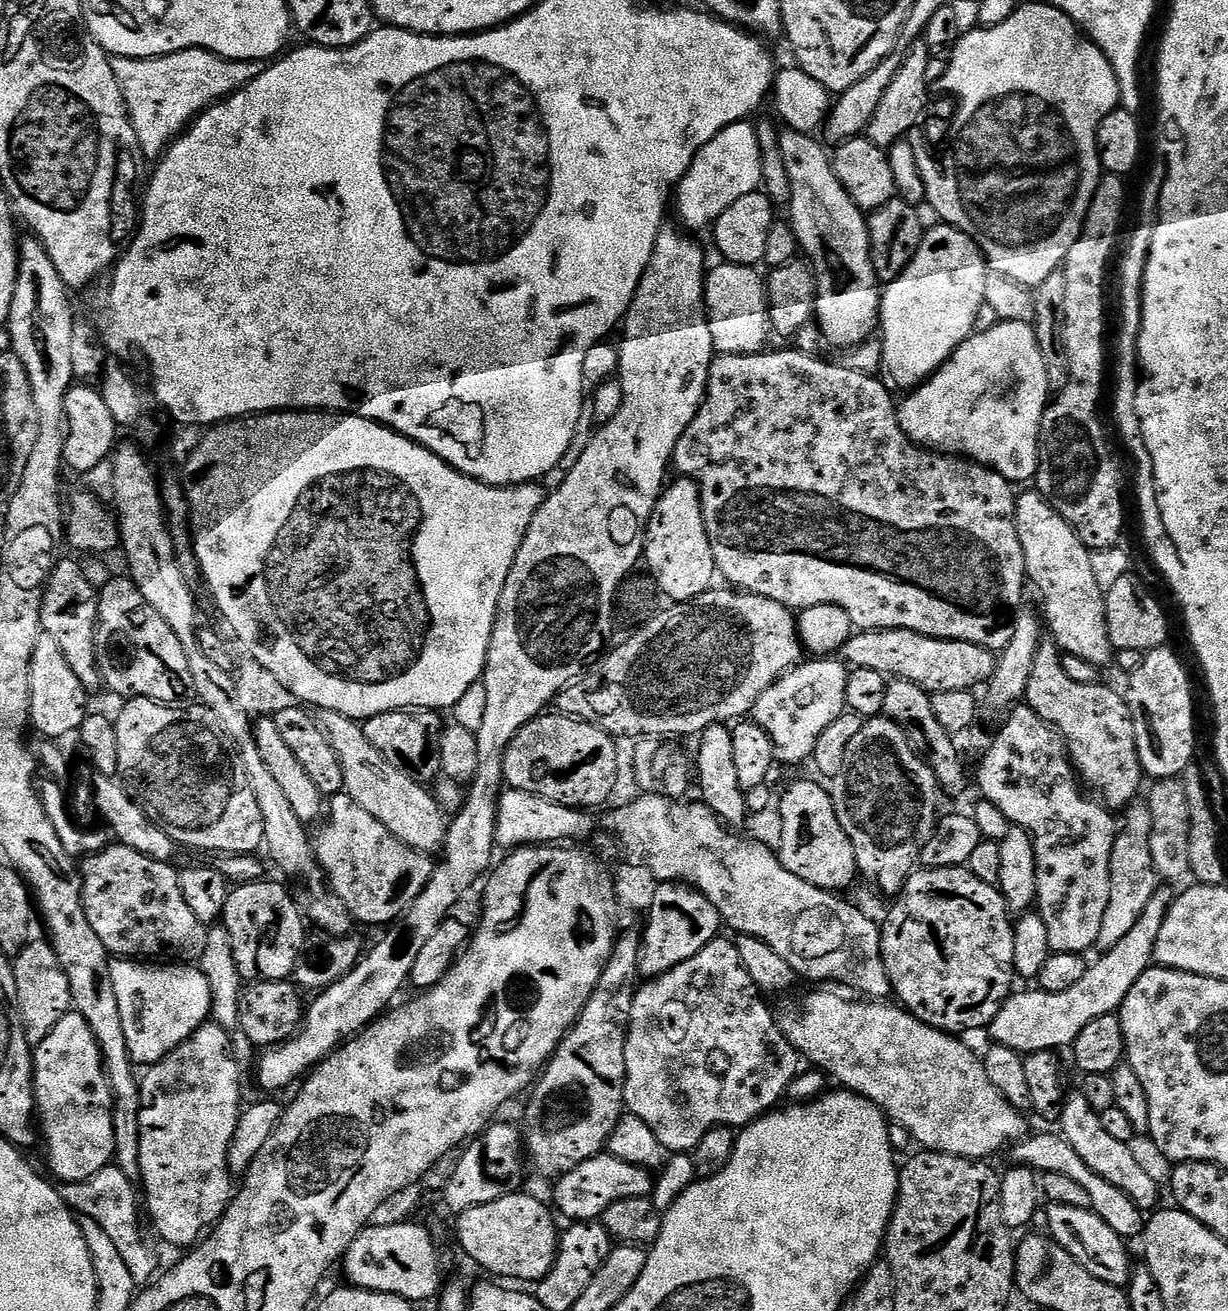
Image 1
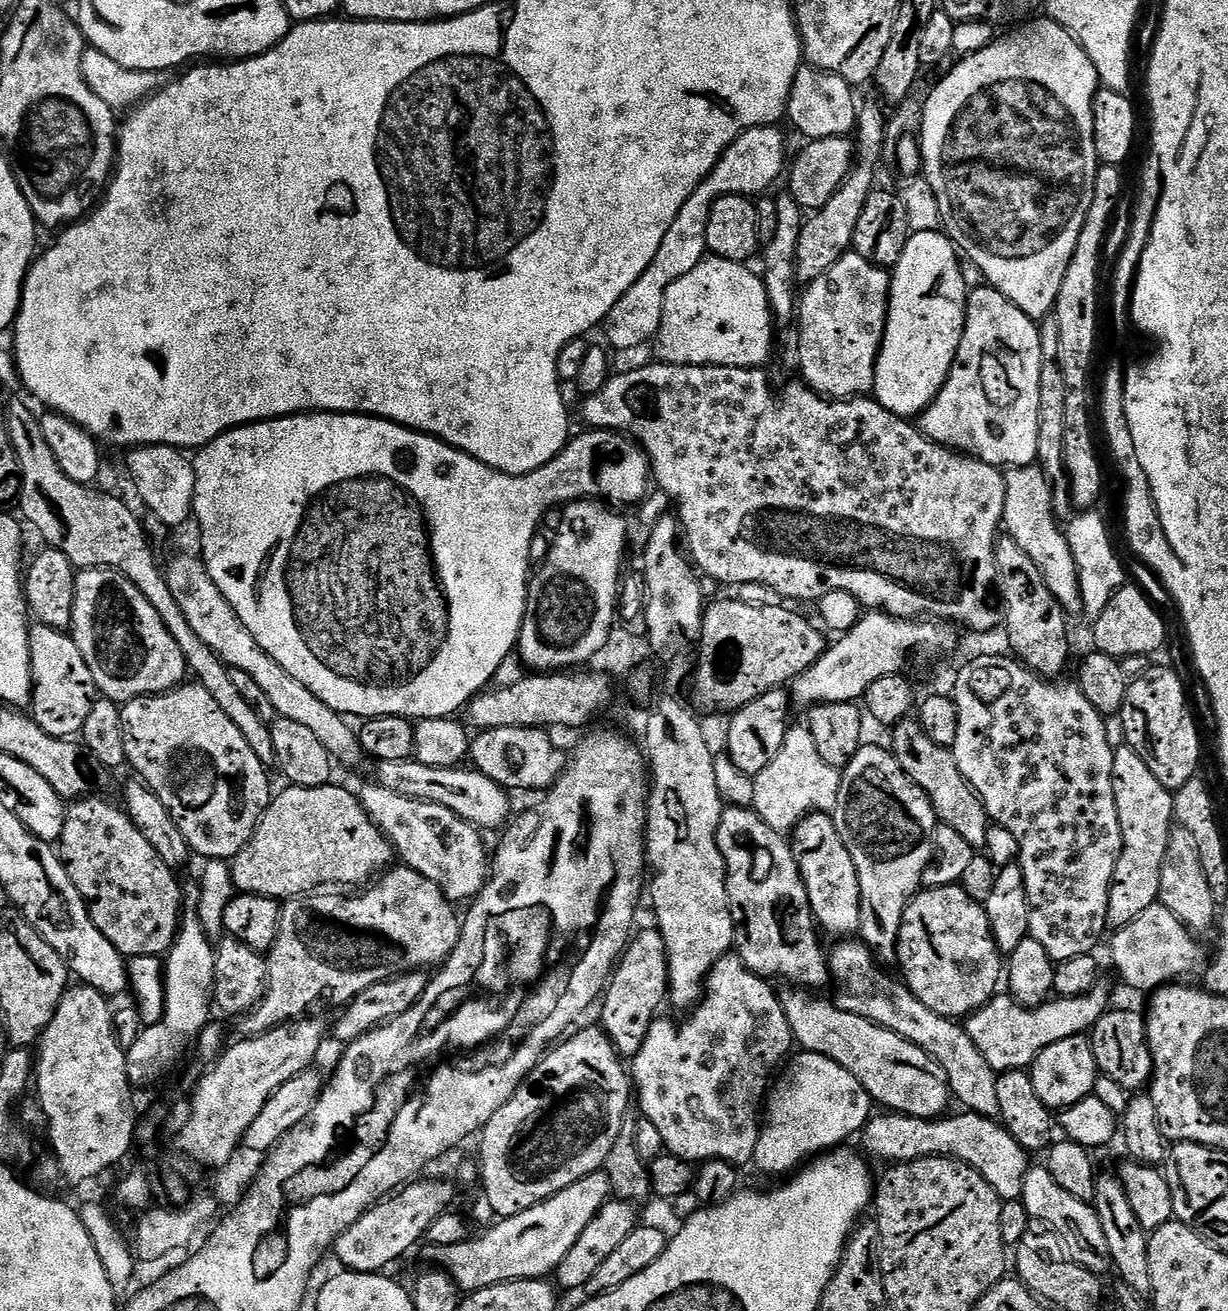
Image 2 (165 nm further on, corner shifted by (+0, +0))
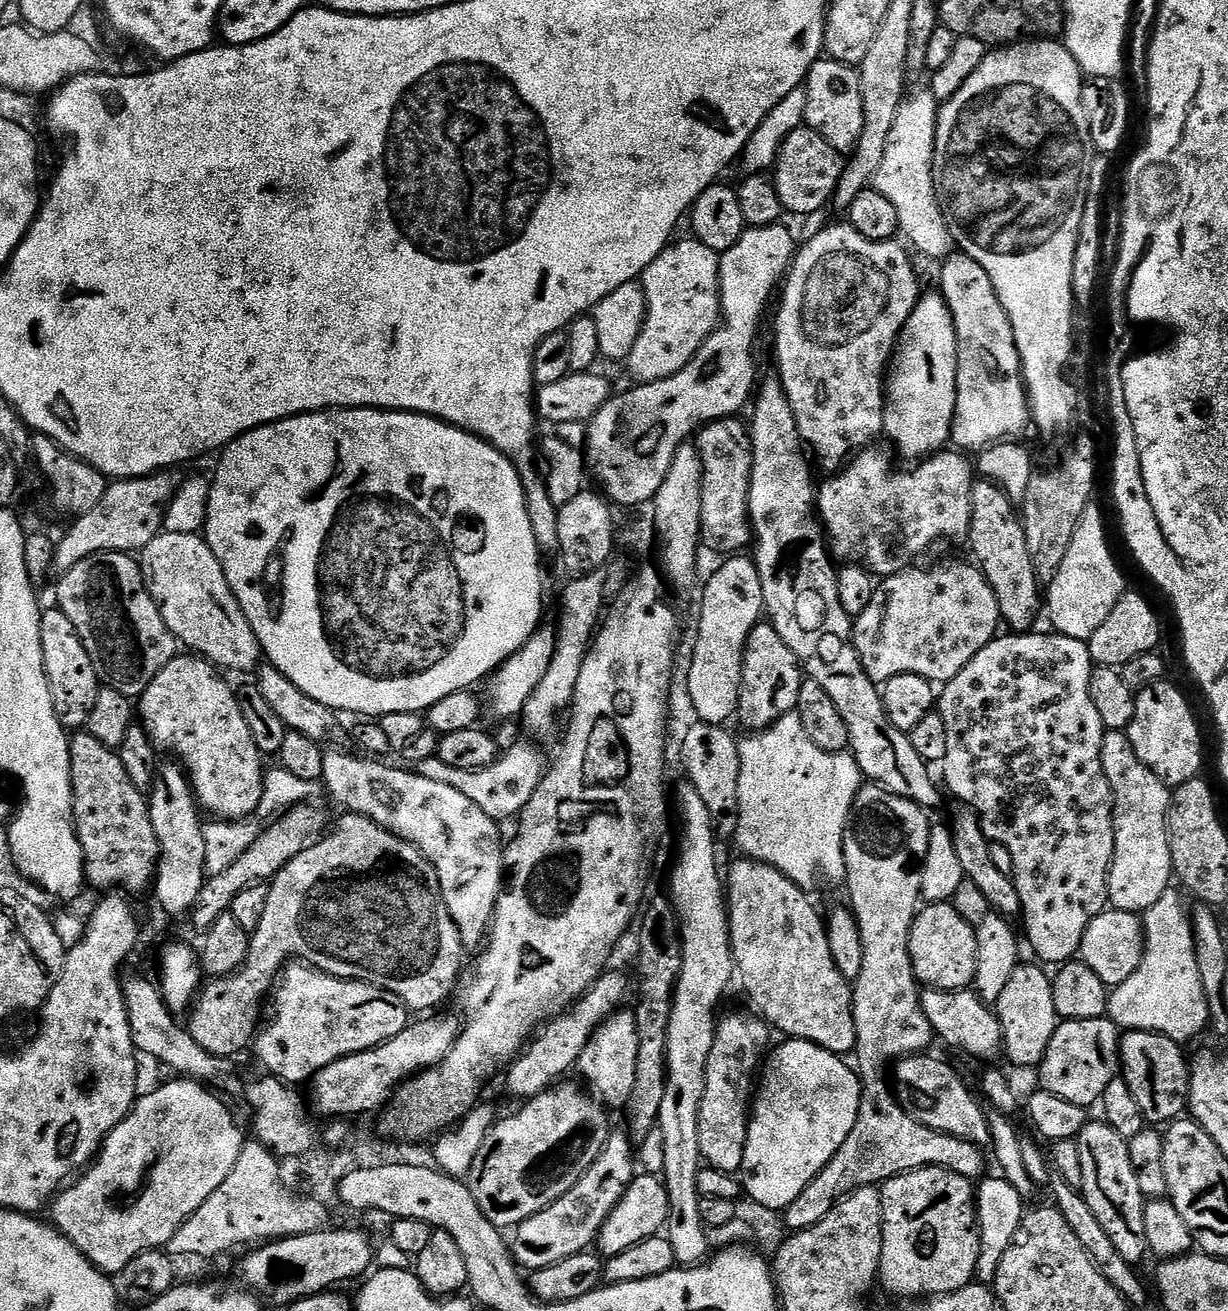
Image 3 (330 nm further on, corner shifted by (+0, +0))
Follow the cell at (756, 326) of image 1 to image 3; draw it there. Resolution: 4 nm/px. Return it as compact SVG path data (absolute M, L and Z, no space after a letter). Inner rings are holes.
M687 239L669 243L643 274L648 312L644 316L642 334L638 334L638 342L634 342L634 350L626 361L633 381L649 384L678 374L721 323L720 256L700 240Z

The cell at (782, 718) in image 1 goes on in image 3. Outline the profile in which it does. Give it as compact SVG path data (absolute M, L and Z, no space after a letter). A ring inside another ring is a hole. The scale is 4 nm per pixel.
M967 559L965 560L940 560L937 564L930 565L929 568L920 568L921 566L905 568L898 574L883 577L875 585L870 606L866 610L862 610L860 616L855 617L852 625L852 641L856 647L856 652L860 655L860 661L866 674L877 686L882 686L890 678L898 678L898 674L918 674L922 678L931 680L933 685L943 686L963 670L966 662L970 662L970 658L974 658L974 654L978 654L978 650L982 650L982 646L986 646L991 640L996 639L1002 628L998 598L994 598L994 590L990 586L990 582L986 582L986 578L979 568L973 566Z

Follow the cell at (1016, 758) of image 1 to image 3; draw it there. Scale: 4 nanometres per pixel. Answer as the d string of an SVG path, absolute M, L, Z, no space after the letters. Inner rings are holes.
M1037 630L1027 634L997 635L991 640L953 680L943 685L938 696L938 711L942 722L946 722L946 758L942 762L944 768L943 787L957 796L959 803L969 808L980 820L986 838L993 844L1001 844L1010 850L1010 858L1014 858L1012 880L1016 883L1020 899L1020 916L1024 920L1022 936L1032 947L1037 961L1045 965L1059 966L1068 963L1079 953L1082 938L1086 934L1086 926L1098 918L1108 907L1108 871L1114 858L1114 822L1112 821L1112 791L1110 782L1106 782L1106 774L1102 770L1102 742L1106 731L1103 720L1090 696L1090 684L1094 665L1090 658L1087 643L1078 638L1070 638L1059 634L1043 636Z

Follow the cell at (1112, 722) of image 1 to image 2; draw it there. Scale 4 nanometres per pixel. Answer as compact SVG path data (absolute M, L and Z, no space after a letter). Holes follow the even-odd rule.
M1001 535L996 541L996 586L1002 601L1002 625L1009 632L1011 655L1020 663L1025 664L1030 671L1037 672L1045 678L1059 677L1059 672L1068 664L1068 623L1070 617L1064 607L1050 594L1050 586L1042 578L1038 566L1007 536Z

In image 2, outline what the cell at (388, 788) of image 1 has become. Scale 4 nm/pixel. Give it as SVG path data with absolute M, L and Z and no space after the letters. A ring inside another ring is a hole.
M181 554L174 557L176 558L166 566L165 576L171 593L186 615L186 622L190 622L190 627L194 629L194 634L198 634L198 638L202 638L202 642L206 642L206 646L210 646L210 650L214 650L229 669L237 668L250 674L270 700L276 716L290 718L309 728L321 740L322 746L326 746L337 765L345 764L352 768L360 759L365 759L366 753L360 747L357 729L351 728L348 725L351 723L345 717L326 706L326 702L322 702L318 694L306 690L306 686L302 686L298 678L290 678L290 674L286 674L286 670L282 670L282 666L278 666L278 662L274 662L274 658L270 658L270 654L266 654L266 650L262 650L262 646L254 642L254 634L250 634L250 630L242 626L238 614L234 614L234 606L230 606L222 590L214 586L203 559Z

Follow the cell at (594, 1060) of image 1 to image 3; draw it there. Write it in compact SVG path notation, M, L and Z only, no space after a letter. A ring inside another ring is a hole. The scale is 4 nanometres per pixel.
M568 1082L557 1083L542 1094L521 1103L524 1105L513 1116L508 1116L505 1120L504 1117L497 1119L486 1134L482 1146L478 1146L478 1154L474 1154L466 1183L470 1194L474 1194L474 1202L478 1202L478 1210L482 1210L482 1214L486 1214L486 1218L490 1218L496 1228L515 1229L516 1225L558 1202L558 1198L569 1192L582 1178L582 1174L590 1170L590 1166L606 1146L610 1135L609 1109L579 1083L564 1083Z

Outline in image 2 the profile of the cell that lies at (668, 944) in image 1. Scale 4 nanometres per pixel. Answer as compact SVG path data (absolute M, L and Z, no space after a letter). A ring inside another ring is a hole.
M652 926L645 932L639 932L631 937L624 949L599 1005L599 1023L624 1058L634 1057L638 1050L642 1050L642 1042L646 1042L646 1034L658 1018L659 1012L656 1011L668 1000L668 951L662 934Z

